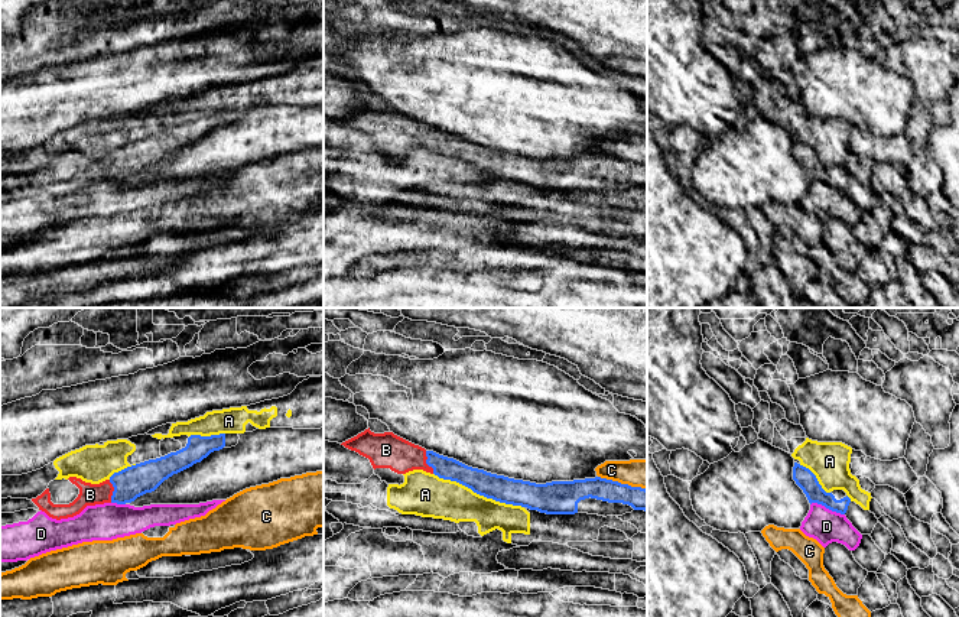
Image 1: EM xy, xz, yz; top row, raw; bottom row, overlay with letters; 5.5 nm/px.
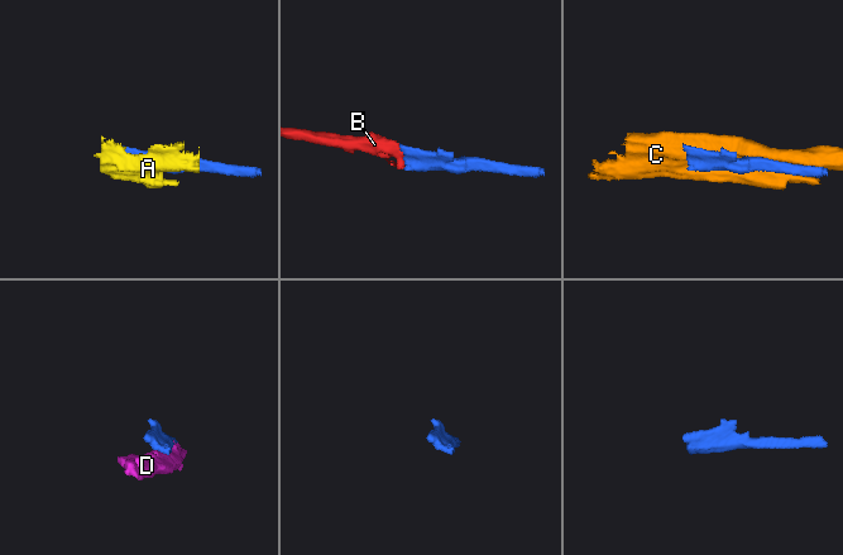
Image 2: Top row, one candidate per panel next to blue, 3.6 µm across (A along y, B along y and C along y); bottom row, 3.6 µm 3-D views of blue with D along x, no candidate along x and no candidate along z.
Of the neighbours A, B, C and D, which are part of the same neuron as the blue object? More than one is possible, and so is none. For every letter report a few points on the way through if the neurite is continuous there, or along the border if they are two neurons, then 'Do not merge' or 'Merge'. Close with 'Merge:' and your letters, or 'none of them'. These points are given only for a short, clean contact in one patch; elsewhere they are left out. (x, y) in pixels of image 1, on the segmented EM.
A: Do not merge
B: Path across: xz (448, 468), (426, 463), (386, 450). Merge
C: Do not merge
D: Do not merge
Merge: B

